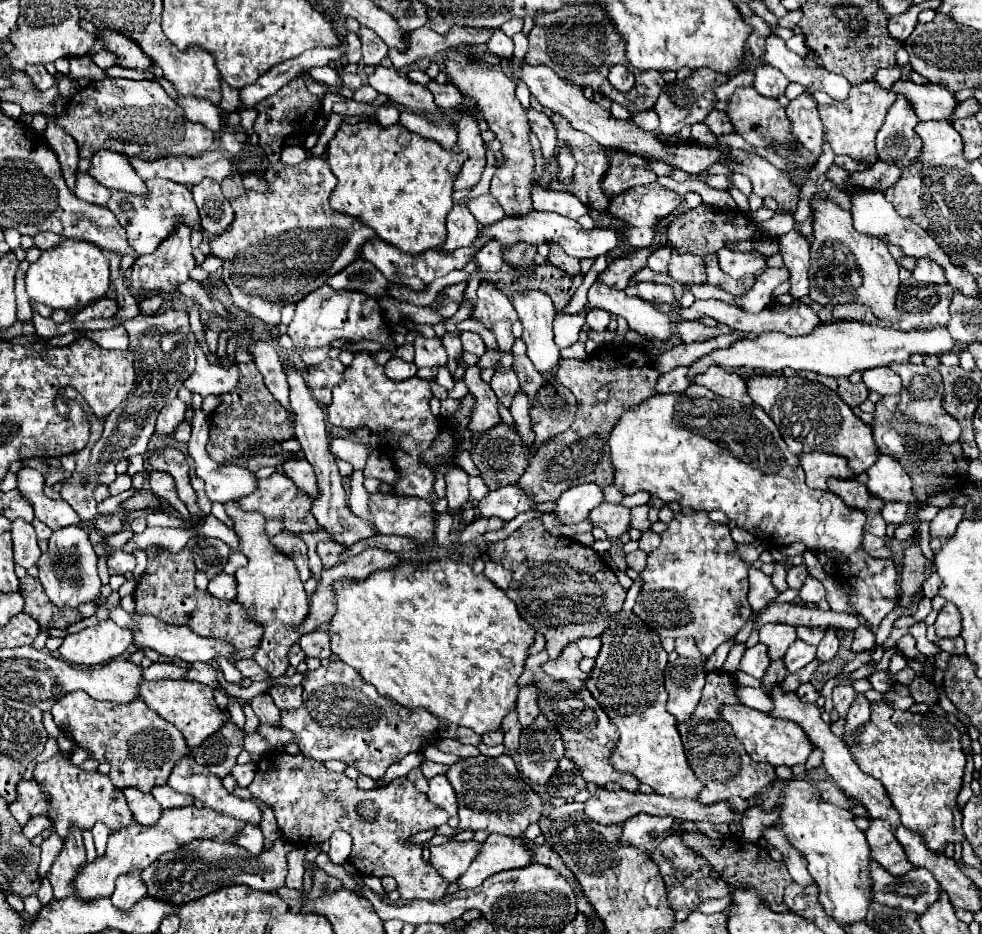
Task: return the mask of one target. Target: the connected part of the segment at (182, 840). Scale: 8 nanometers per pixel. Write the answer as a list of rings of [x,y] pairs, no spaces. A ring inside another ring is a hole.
[[[190,805],[190,807],[180,807],[180,809],[164,809],[160,823],[156,823],[152,827],[134,825],[134,827],[120,829],[120,831],[112,833],[108,839],[106,855],[98,857],[94,863],[86,865],[78,873],[78,877],[74,881],[74,893],[76,893],[76,897],[86,899],[86,901],[110,897],[116,877],[130,873],[132,869],[146,869],[162,853],[176,851],[178,847],[182,847],[194,839],[216,839],[216,841],[232,841],[234,843],[236,833],[240,833],[242,827],[244,827],[244,823],[224,817],[220,813],[212,813],[212,809],[206,809],[206,807],[198,809],[198,807]]]

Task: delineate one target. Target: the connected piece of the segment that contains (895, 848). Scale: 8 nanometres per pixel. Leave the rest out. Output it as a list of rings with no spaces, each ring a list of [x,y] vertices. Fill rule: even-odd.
[[[872,819],[870,827],[866,829],[866,839],[870,845],[870,859],[876,861],[880,867],[884,867],[892,875],[904,875],[914,865],[908,861],[902,845],[896,841],[888,821]]]

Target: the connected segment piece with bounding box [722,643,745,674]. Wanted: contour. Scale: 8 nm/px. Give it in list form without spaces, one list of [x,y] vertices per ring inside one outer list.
[[[745,643],[735,644],[730,649],[727,660],[724,663],[722,670],[726,673],[734,674],[738,669],[740,660],[745,652]]]

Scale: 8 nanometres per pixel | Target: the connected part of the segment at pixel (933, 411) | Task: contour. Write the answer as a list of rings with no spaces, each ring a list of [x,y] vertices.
[[[892,363],[890,367],[902,377],[902,385],[904,385],[904,389],[900,393],[900,405],[898,405],[900,411],[906,413],[908,417],[912,417],[918,423],[926,423],[926,425],[936,427],[946,443],[958,441],[958,437],[962,433],[960,423],[942,409],[944,383],[942,383],[940,371],[938,369],[930,369],[926,365],[912,365],[912,363]]]

